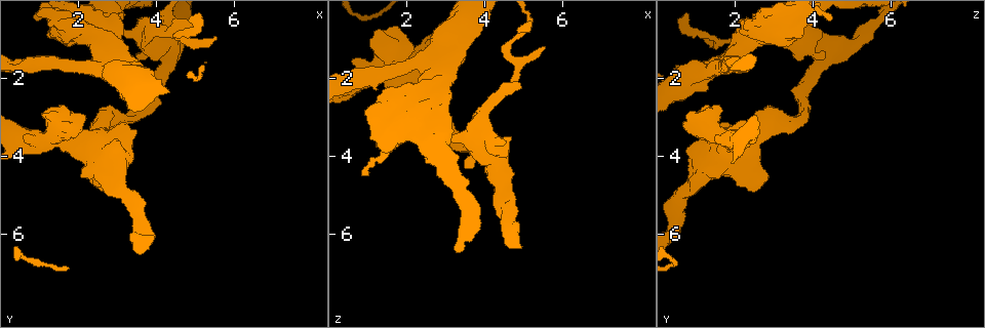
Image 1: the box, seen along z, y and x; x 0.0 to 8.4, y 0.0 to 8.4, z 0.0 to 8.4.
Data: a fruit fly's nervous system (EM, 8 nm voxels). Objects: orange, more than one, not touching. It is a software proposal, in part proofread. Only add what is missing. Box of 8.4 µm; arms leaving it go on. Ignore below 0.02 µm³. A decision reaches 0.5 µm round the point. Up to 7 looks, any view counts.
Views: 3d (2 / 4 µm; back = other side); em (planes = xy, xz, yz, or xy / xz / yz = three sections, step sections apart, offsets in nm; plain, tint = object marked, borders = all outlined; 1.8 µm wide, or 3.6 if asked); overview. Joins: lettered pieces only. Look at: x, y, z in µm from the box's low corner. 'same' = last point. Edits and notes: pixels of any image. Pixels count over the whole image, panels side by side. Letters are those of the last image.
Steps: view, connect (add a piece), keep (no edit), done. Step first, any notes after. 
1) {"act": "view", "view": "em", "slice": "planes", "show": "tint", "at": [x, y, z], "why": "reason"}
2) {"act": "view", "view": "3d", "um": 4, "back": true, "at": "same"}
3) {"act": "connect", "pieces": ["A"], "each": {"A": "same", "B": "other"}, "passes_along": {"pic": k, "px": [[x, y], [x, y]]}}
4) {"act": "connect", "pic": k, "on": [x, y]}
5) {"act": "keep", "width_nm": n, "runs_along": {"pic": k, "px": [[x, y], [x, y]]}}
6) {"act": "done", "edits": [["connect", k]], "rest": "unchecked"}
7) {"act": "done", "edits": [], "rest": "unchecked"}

{"act": "view", "view": "em", "um": 3.6, "slice": "xz", "step": 8, "show": "borders", "at": [2.60, 1.60, 1.90], "why": "abrupt turn"}

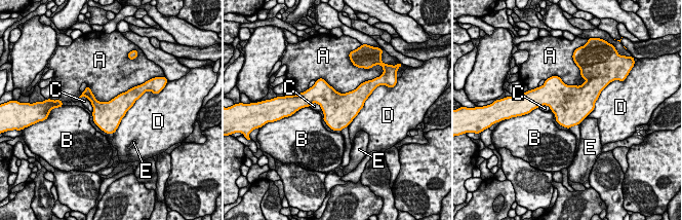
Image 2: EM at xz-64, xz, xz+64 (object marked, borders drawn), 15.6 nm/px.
{"act": "view", "view": "em", "um": 3.6, "slice": "planes", "show": "borders", "at": "same"}

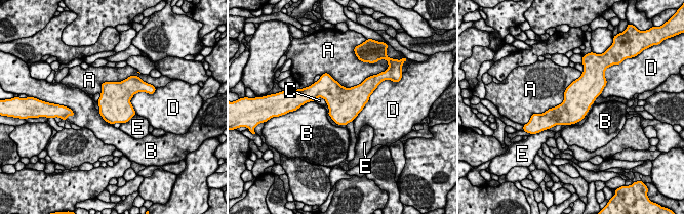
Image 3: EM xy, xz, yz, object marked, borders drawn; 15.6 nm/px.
{"act": "keep", "longest_contact_nm": ["A", 950], "each": {"A": "other", "B": "other", "C": "other", "D": "other", "E": "other"}, "border": {"pic": 3, "px": [[581, 74], [560, 103], [537, 114]]}, "found": "no lettered piece goes on from it"}

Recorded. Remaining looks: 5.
{"act": "view", "view": "3d", "um": 4, "at": [1.30, 3.05, 0.70]}

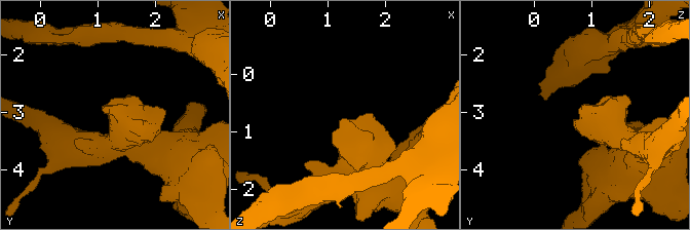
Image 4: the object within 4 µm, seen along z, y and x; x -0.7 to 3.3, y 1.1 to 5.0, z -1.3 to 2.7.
{"act": "view", "view": "em", "slice": "planes", "show": "plain", "at": [1.30, 3.00, 0.75]}

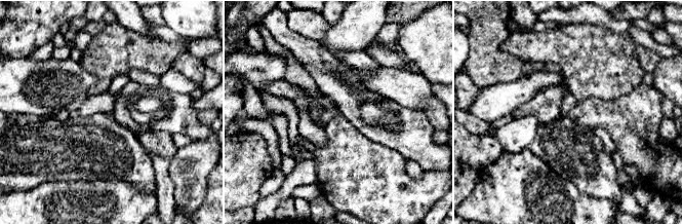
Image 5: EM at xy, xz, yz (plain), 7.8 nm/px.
{"act": "view", "view": "em", "slice": "planes", "show": "borders", "at": "same", "why": "see the neighbours"}

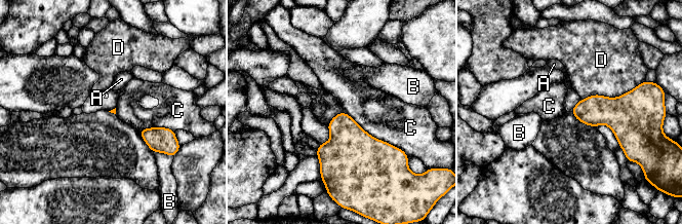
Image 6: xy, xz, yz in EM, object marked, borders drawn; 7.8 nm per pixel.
{"act": "keep", "each": {"A": "other", "B": "other", "C": "other", "D": "other"}, "border": {"pic": 6, "px": [[344, 111], [369, 134], [402, 150]]}, "found": "none of them fits"}

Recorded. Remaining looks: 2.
{"act": "done", "edits": [], "rest": "unchecked"}

